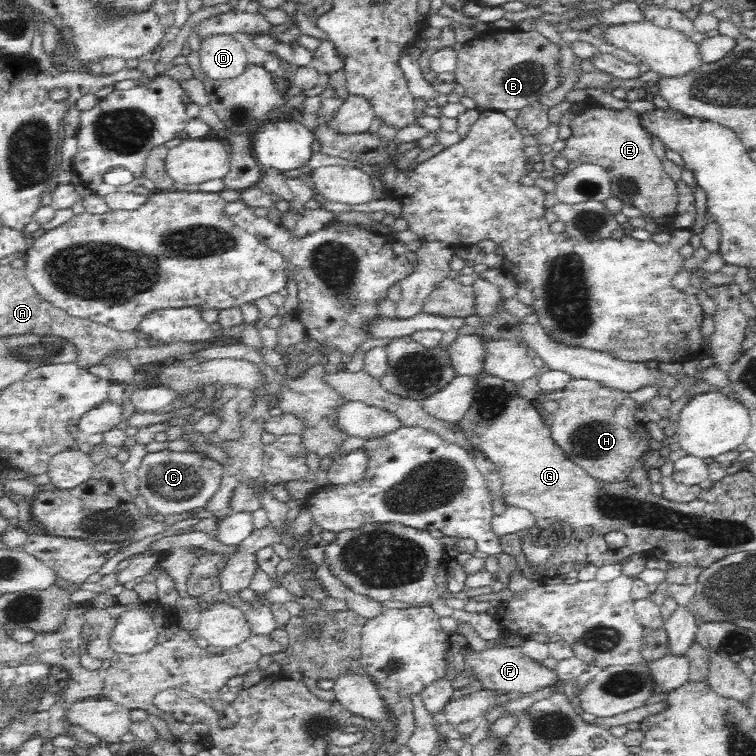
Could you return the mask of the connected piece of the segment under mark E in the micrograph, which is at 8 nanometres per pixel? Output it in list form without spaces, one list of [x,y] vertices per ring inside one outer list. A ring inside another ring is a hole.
[[[590,104],[570,122],[572,135],[560,151],[552,151],[543,156],[545,170],[553,170],[554,158],[566,158],[568,167],[554,169],[565,175],[580,164],[598,164],[609,171],[610,196],[618,198],[623,205],[634,206],[648,220],[663,229],[670,224],[678,204],[678,189],[662,167],[662,161],[652,149],[652,132],[644,127],[640,114],[631,109],[615,111],[598,104]]]

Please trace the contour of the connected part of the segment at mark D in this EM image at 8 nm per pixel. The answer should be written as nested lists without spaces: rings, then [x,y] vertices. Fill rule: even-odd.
[[[232,35],[204,40],[199,54],[202,72],[207,79],[229,81],[242,76],[248,70],[249,64],[244,46]]]

